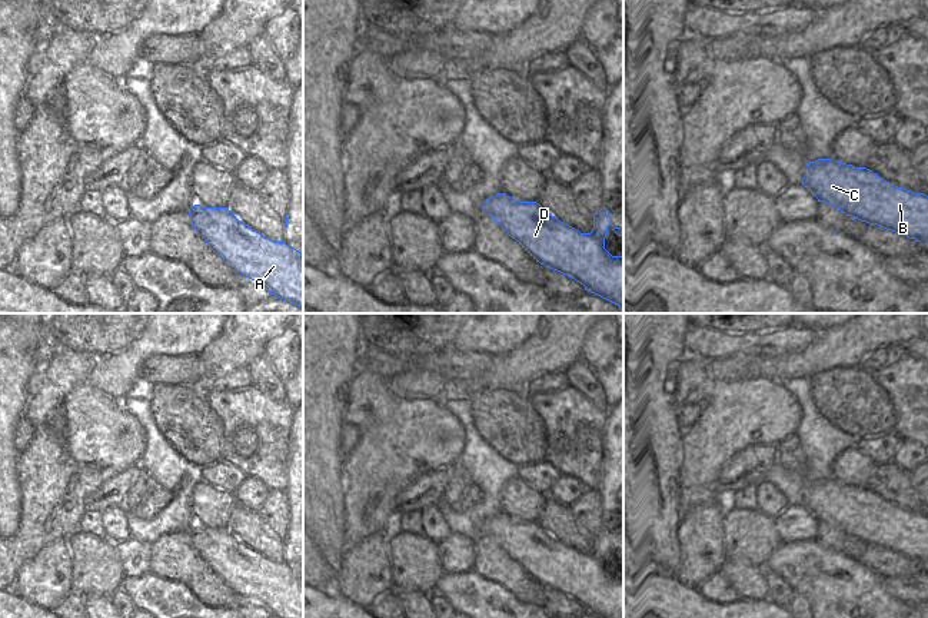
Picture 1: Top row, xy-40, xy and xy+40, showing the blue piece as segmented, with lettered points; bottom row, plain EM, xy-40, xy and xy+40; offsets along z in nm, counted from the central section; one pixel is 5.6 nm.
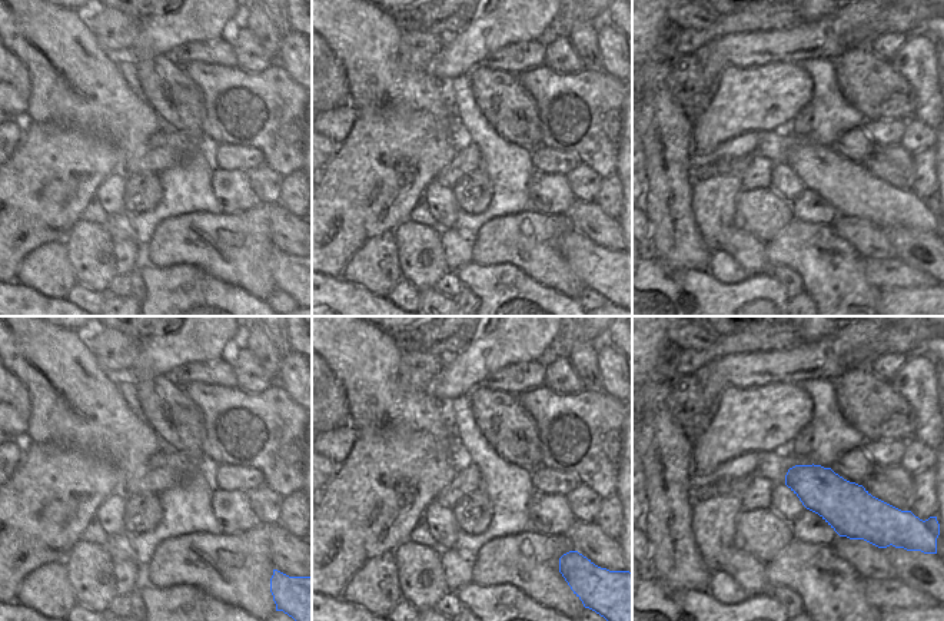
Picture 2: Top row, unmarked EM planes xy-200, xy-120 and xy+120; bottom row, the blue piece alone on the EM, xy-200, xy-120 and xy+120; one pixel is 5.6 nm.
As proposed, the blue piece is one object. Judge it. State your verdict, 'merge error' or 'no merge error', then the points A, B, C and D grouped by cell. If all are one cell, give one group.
no merge error | A B C D

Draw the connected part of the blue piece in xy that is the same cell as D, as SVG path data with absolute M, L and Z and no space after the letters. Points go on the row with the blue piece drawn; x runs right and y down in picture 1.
M498 193L485 200L482 216L492 216L536 262L575 279L585 290L618 305L623 312L623 256L612 256L605 249L608 226L612 222L609 210L602 207L593 213L592 232L581 233L536 202L518 202L506 193Z

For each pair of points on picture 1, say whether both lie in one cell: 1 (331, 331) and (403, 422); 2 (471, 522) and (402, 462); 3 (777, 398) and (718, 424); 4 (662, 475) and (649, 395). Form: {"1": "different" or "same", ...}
{"1": "different", "2": "different", "3": "same", "4": "same"}

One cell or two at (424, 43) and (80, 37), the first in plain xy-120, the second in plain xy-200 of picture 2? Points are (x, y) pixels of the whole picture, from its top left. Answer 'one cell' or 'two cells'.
two cells

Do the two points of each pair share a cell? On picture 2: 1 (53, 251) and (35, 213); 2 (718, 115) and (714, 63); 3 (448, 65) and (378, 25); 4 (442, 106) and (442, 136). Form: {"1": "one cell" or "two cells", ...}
{"1": "two cells", "2": "two cells", "3": "two cells", "4": "two cells"}

